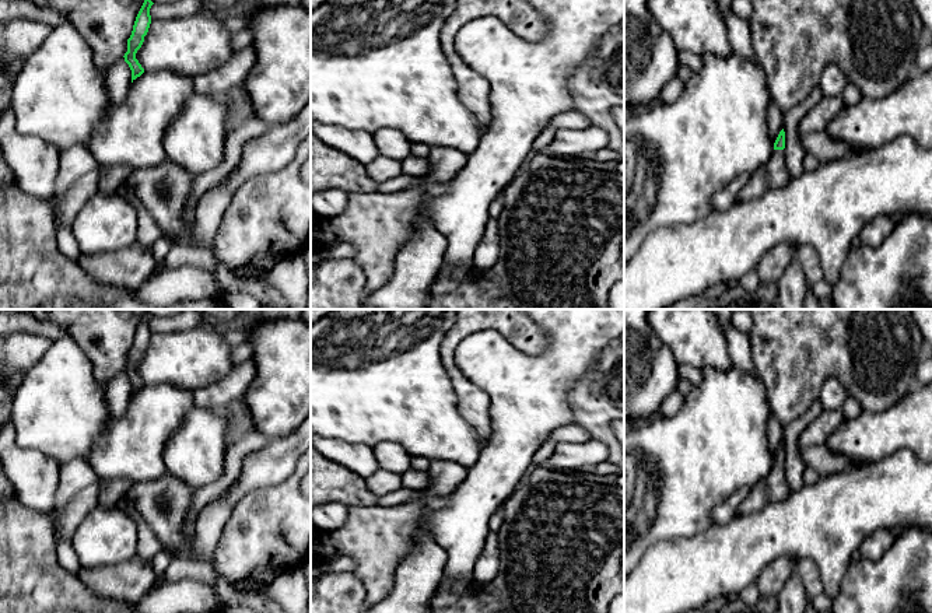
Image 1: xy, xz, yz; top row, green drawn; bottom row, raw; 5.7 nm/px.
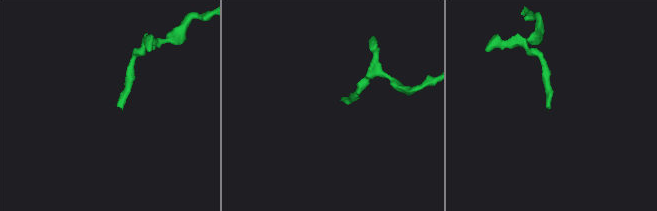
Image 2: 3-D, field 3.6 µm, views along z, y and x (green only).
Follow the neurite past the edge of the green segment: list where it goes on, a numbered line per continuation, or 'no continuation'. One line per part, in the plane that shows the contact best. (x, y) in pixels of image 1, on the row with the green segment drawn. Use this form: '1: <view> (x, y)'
1: yz (777, 171)

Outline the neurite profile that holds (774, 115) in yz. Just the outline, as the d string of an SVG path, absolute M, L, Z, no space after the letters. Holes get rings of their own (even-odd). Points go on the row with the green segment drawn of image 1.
M771 99L767 109L767 119L768 119L768 133L775 143L779 132L782 130L782 122L784 122L784 113L781 109L775 105L775 102Z

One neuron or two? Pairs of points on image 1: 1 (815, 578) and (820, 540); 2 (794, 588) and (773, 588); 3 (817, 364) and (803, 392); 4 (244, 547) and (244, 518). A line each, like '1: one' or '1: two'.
1: two
2: two
3: one
4: one

